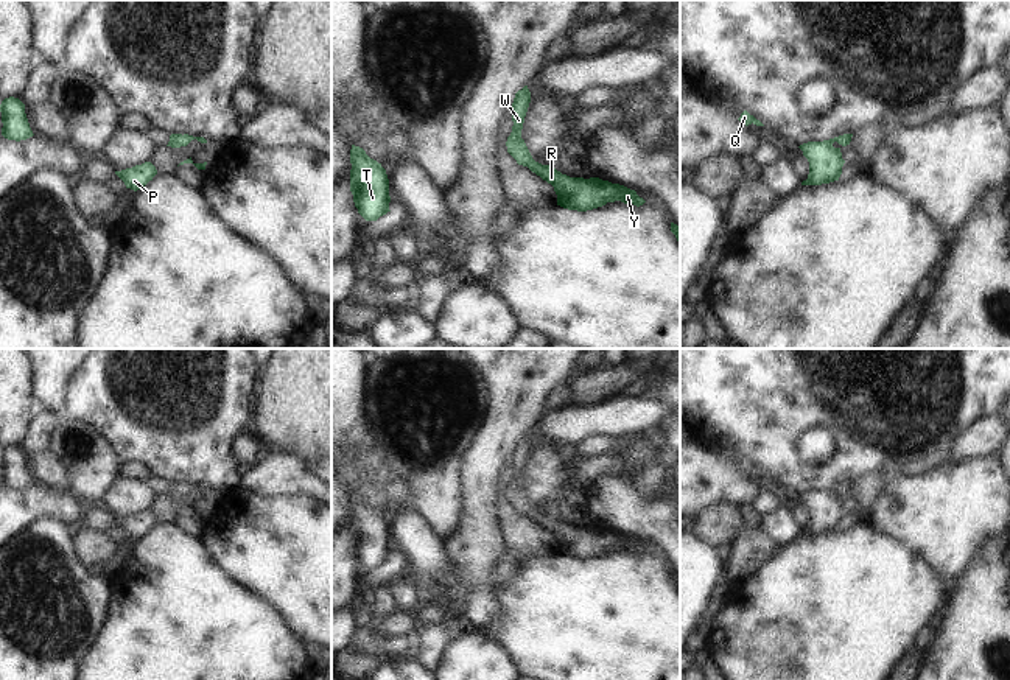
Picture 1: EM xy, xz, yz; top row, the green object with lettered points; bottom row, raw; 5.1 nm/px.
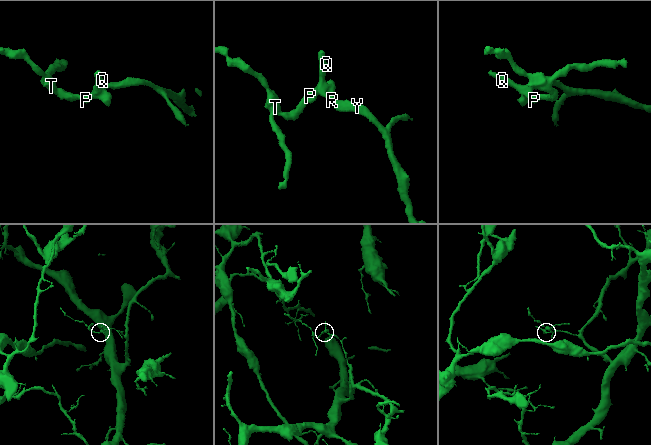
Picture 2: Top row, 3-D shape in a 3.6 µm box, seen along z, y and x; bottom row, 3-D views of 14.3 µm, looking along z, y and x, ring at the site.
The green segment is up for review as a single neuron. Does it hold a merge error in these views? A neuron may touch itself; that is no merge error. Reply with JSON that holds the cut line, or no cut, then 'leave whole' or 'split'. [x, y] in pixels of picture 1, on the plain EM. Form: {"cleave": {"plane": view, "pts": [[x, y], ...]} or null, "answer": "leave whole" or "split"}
{"cleave": null, "answer": "leave whole"}

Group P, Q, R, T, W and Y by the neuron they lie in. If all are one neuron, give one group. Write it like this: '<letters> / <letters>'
P Q R T W Y

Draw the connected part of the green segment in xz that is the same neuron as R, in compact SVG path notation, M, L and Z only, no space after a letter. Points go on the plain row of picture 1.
M524 434L515 442L510 454L514 475L506 490L507 501L517 509L518 514L528 515L532 521L554 535L557 554L568 559L587 560L615 549L633 552L637 556L646 551L637 543L635 538L630 538L624 534L612 532L599 526L570 526L551 514L542 514L535 510L524 489L521 487L521 478L529 451L531 440L528 434Z

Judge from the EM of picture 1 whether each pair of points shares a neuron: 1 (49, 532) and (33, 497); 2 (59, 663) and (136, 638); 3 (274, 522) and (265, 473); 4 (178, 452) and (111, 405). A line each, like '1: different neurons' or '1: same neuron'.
1: different neurons
2: different neurons
3: different neurons
4: same neuron

